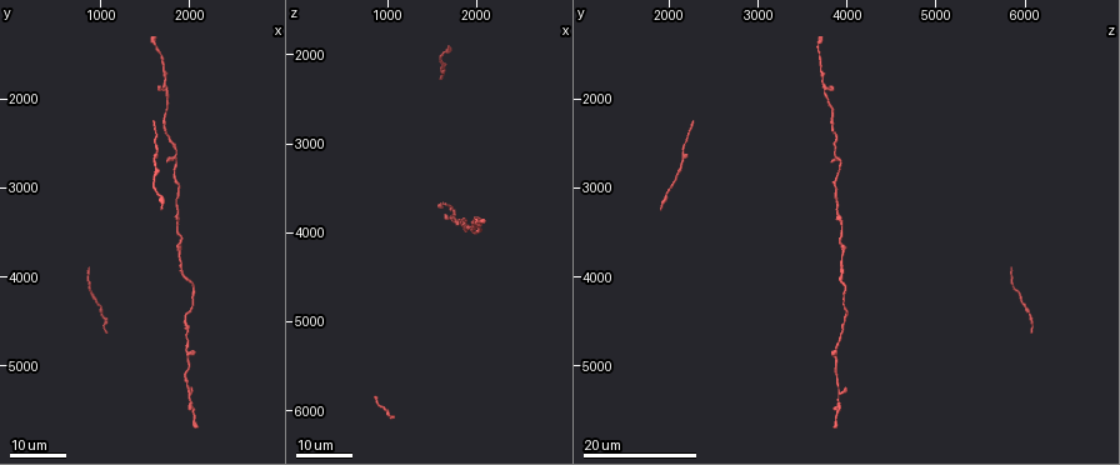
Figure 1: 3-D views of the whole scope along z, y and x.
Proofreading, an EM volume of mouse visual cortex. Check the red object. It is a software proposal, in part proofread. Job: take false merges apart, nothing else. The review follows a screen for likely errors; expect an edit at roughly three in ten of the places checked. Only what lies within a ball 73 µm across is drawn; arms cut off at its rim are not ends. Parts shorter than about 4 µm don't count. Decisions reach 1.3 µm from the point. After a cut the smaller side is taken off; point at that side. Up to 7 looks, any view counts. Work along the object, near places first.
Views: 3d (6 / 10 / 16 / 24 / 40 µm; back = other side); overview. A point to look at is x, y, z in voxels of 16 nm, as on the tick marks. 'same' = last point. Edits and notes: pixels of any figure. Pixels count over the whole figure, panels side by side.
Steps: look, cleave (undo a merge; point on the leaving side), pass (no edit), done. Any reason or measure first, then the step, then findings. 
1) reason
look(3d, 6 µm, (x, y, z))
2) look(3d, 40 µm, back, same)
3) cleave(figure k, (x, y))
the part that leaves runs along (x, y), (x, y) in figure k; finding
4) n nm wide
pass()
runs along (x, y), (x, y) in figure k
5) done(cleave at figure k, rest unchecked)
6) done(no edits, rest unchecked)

calibre changes
look(3d, 24 µm, (2050, 5400, 3900))

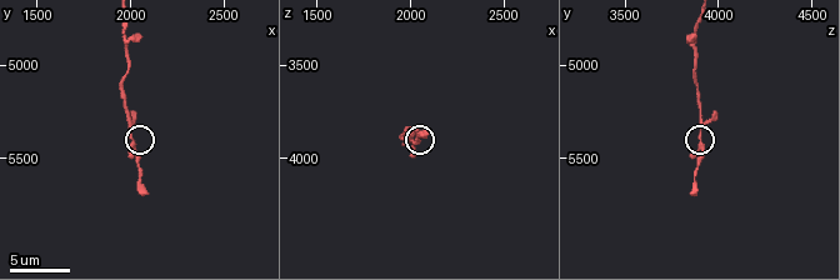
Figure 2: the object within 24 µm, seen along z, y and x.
zoom in
look(3d, 6 µm, (2000, 5400, 3900))

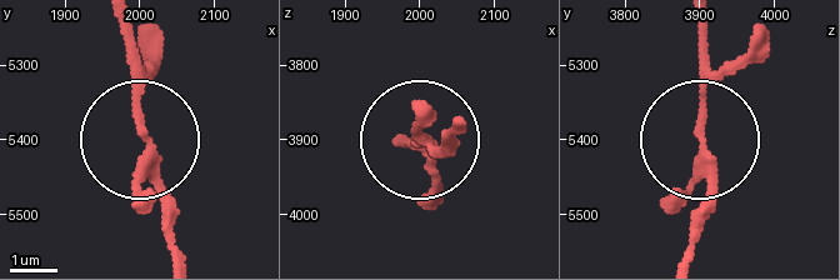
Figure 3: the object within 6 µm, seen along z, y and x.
170 nm wide
pass()
runs along (699, 29), (699, 240) in figure 3; continuous, no second neuron

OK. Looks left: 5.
calibre changes
look(3d, 16 µm, (1900, 3400, 3950))

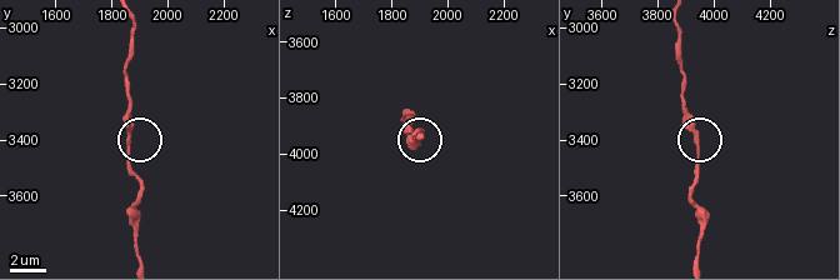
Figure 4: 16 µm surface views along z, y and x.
look(3d, 6 µm, (1860, 3400, 3940))

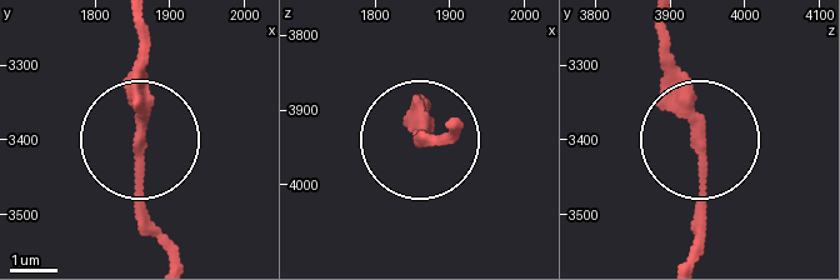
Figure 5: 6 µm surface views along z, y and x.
270 nm wide
pass()
runs along (136, 29), (144, 220), (164, 251) in figure 5; one neuron here

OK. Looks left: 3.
look(3d, 16 µm, (1850, 3700, 4000))

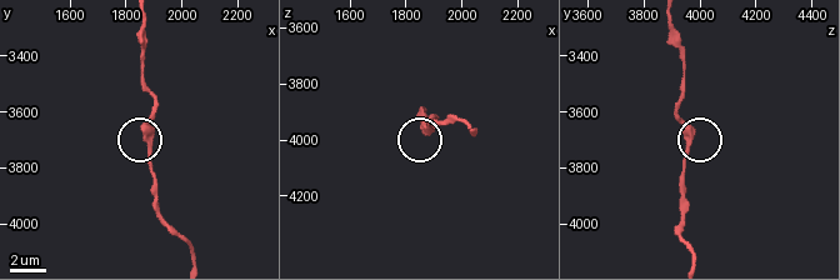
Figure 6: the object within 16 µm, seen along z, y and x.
look(3d, 10 µm, (1870, 3670, 3970))

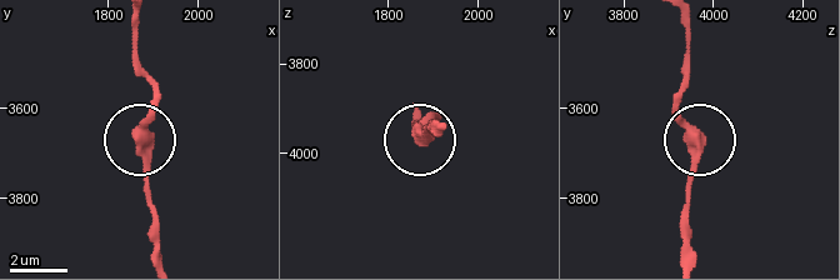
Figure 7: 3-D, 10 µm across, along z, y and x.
pass()
runs along (685, 24), (690, 74), (678, 118), (696, 146), (690, 229) in figure 7; one neuron here

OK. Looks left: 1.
done(no edits, rest unchecked)

